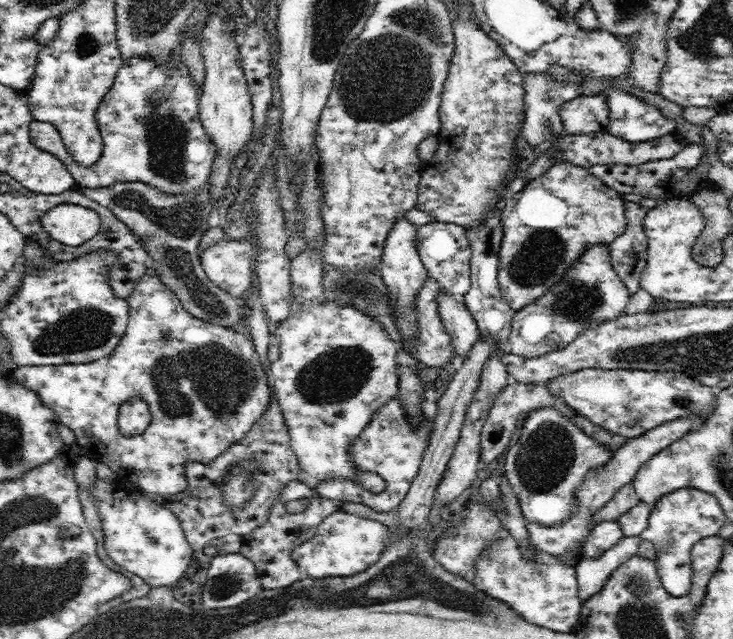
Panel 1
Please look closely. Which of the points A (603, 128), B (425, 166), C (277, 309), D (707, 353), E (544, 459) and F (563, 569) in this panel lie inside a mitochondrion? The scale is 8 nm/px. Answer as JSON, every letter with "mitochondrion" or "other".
{"A":"other","B":"other","C":"other","D":"mitochondrion","E":"mitochondrion","F":"other"}

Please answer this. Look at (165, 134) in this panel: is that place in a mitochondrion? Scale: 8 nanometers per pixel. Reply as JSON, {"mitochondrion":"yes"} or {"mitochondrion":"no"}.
{"mitochondrion":"yes"}

